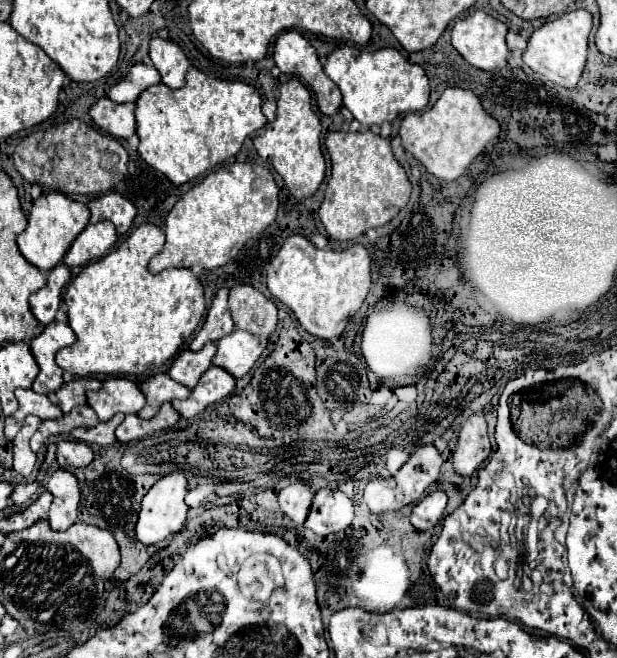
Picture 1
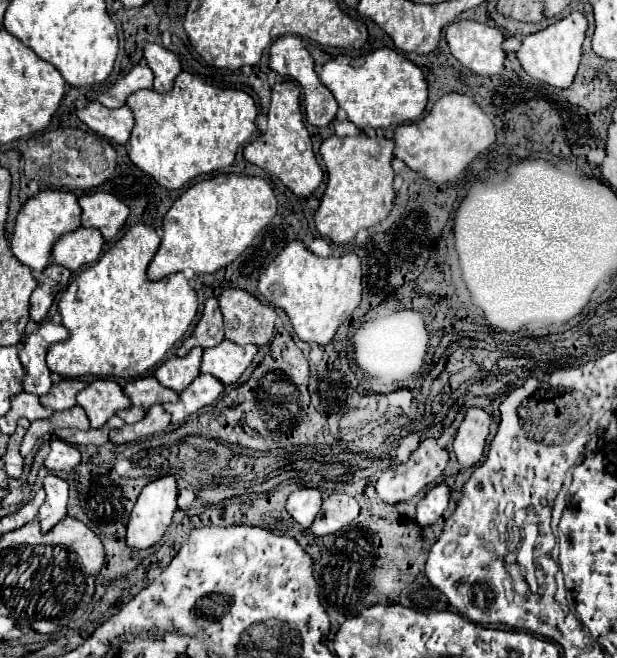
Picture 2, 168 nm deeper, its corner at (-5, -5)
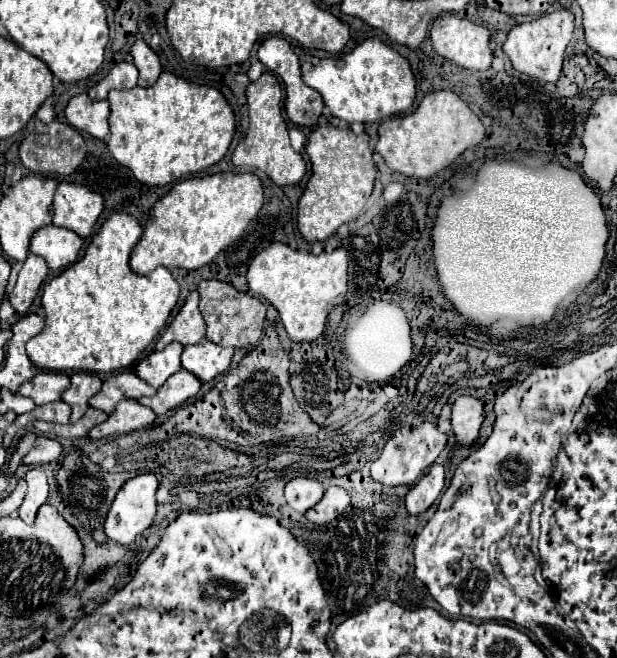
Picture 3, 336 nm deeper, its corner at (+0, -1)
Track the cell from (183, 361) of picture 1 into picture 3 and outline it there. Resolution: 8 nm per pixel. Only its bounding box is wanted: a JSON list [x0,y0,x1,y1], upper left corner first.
[135,344,183,388]

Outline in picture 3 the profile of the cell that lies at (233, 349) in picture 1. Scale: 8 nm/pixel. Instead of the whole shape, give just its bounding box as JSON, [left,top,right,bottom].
[181,340,233,382]

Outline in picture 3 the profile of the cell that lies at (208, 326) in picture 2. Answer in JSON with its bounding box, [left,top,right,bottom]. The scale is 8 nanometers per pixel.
[155,292,203,350]

